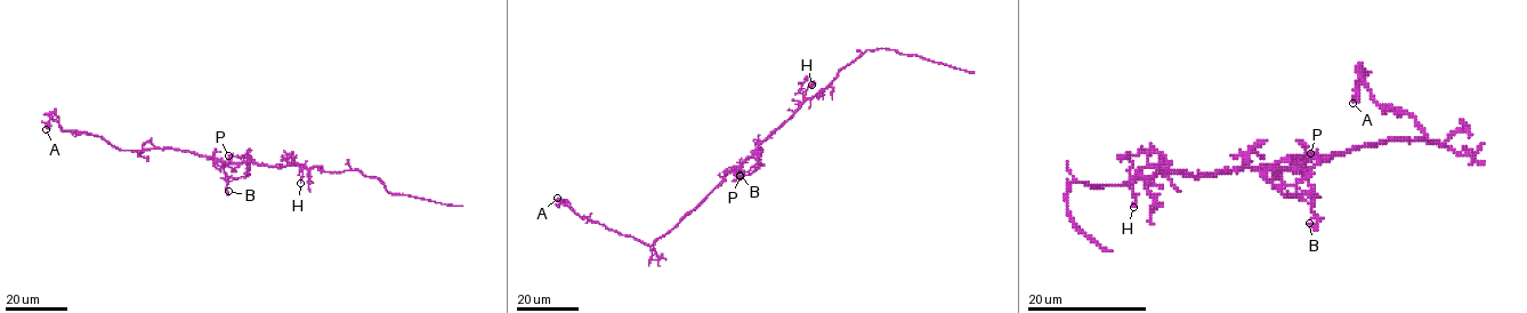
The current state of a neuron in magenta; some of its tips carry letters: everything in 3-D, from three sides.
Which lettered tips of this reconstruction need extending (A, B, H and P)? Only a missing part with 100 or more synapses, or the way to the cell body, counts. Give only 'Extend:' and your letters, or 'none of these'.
Extend: none of these

